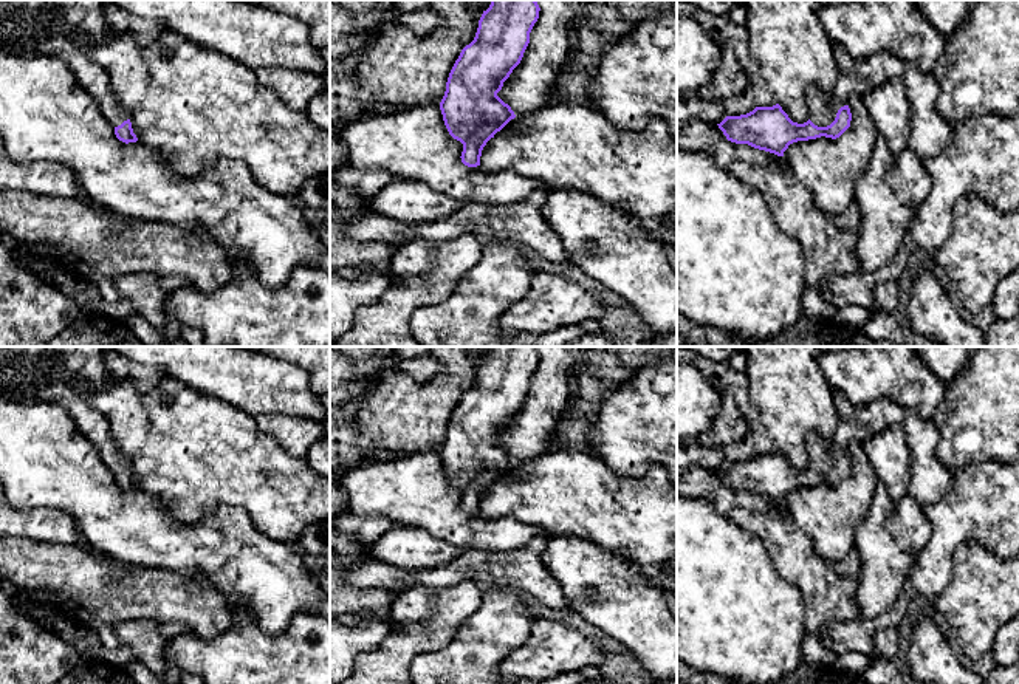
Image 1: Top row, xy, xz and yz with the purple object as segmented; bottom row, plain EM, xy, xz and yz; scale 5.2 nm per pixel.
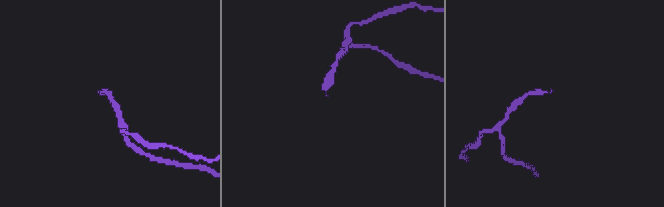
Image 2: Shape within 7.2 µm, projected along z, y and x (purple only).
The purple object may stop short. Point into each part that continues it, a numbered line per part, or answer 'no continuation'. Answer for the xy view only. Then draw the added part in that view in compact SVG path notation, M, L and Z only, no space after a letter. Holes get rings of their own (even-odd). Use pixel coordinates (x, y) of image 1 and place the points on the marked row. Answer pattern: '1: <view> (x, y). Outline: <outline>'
1: xy (28, 28). Outline: M0 0L0 48L17 56L59 56L77 80L94 96L104 118L115 128L129 119L102 67L87 59L73 42L71 32L81 29L91 37L102 37L105 20L104 0Z

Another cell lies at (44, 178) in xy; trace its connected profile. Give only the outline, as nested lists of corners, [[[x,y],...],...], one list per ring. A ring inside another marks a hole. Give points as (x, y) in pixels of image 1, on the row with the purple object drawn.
[[[0,139],[0,189],[73,198],[79,183],[68,167],[53,162],[14,162]]]

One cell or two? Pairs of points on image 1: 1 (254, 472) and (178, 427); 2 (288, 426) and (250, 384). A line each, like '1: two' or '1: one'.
1: one
2: two

